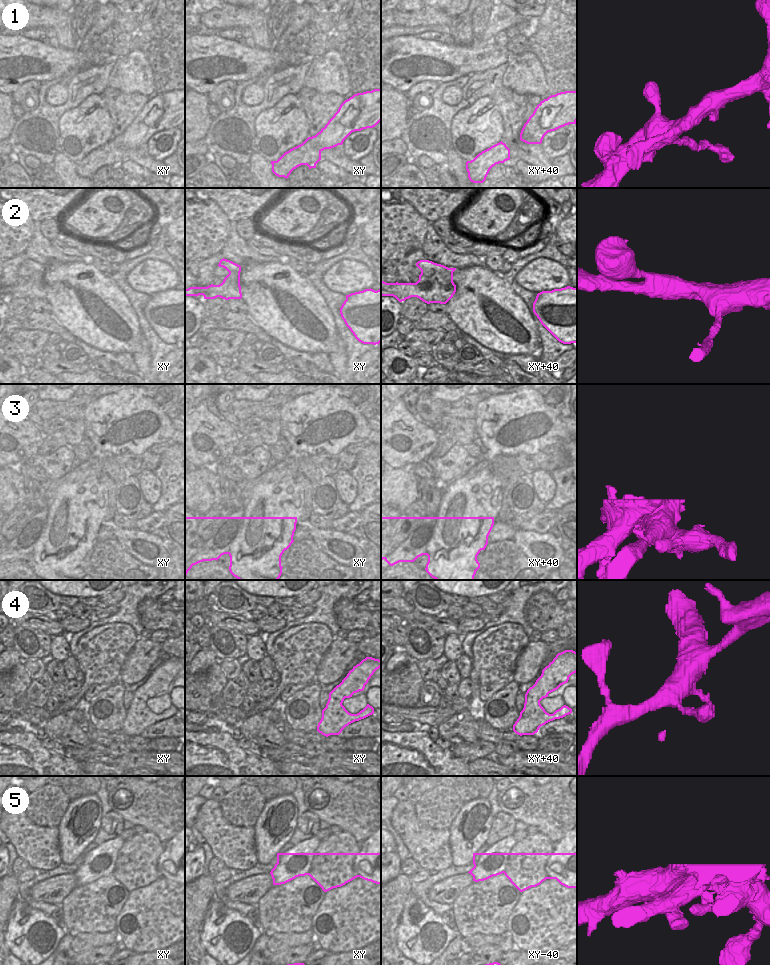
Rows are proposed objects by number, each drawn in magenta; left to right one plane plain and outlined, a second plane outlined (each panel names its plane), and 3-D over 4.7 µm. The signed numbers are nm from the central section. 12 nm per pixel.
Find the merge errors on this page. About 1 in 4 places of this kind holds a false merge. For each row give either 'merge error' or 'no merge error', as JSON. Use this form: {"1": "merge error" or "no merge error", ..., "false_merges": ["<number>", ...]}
{"1": "no merge error", "2": "no merge error", "3": "merge error", "4": "no merge error", "5": "merge error", "false_merges": ["3", "5"]}

